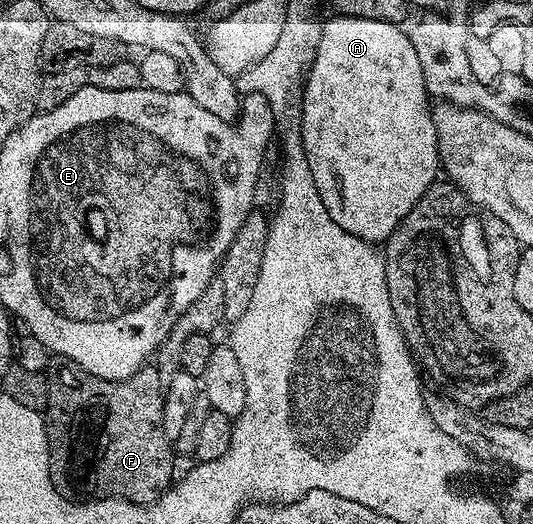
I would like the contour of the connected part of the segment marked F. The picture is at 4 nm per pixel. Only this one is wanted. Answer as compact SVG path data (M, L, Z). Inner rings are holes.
M58 356L52 357L48 361L45 371L47 380L47 409L45 411L45 421L47 423L47 439L49 440L49 468L51 469L51 482L56 490L62 494L74 496L79 500L90 500L92 498L124 498L130 502L136 502L142 506L150 506L156 502L165 491L172 489L173 462L176 451L173 444L165 436L163 427L163 392L165 384L161 380L159 370L154 364L141 367L133 376L118 382L117 380L101 380L101 376L93 376L88 370L82 370L76 362L70 362L68 358Z

